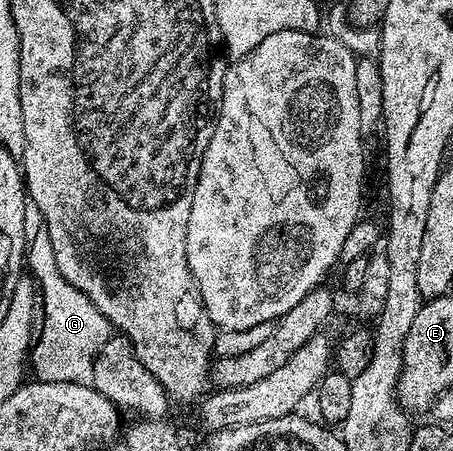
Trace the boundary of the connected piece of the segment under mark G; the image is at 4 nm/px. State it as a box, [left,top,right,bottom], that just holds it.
[26,224,114,385]

